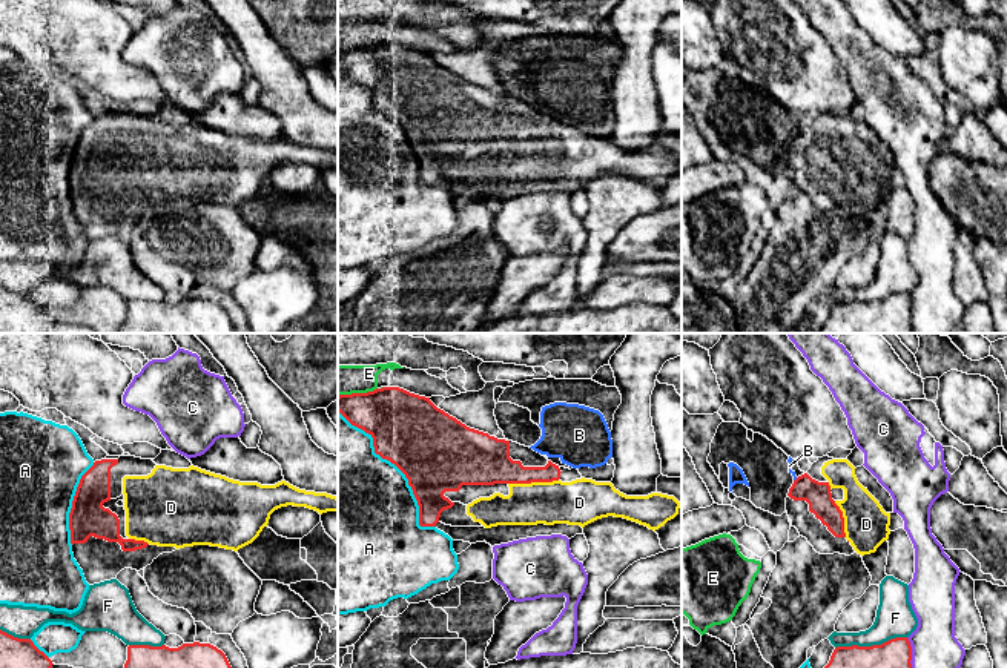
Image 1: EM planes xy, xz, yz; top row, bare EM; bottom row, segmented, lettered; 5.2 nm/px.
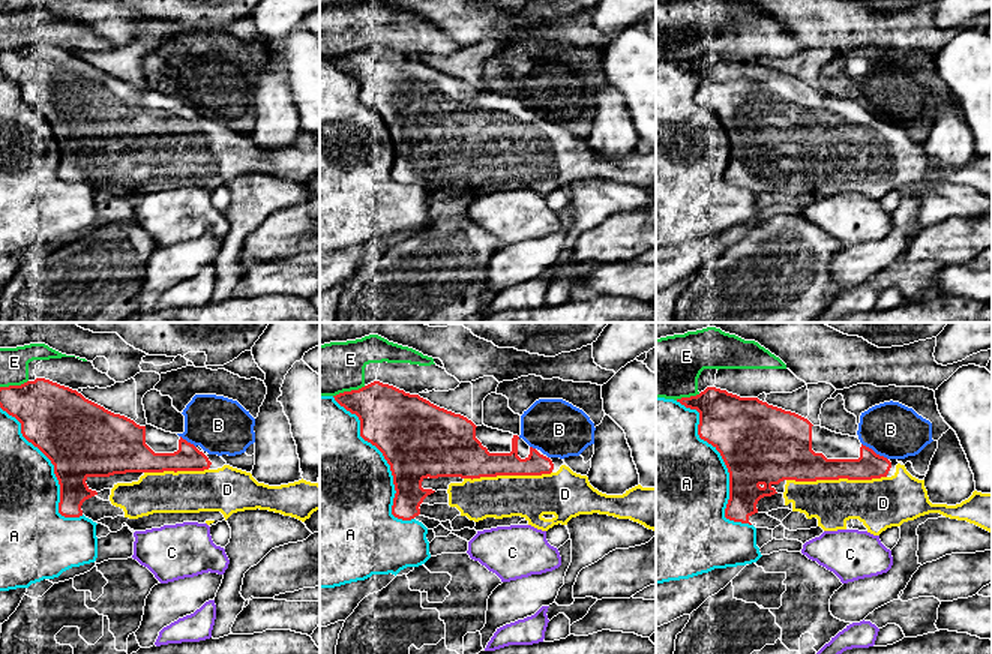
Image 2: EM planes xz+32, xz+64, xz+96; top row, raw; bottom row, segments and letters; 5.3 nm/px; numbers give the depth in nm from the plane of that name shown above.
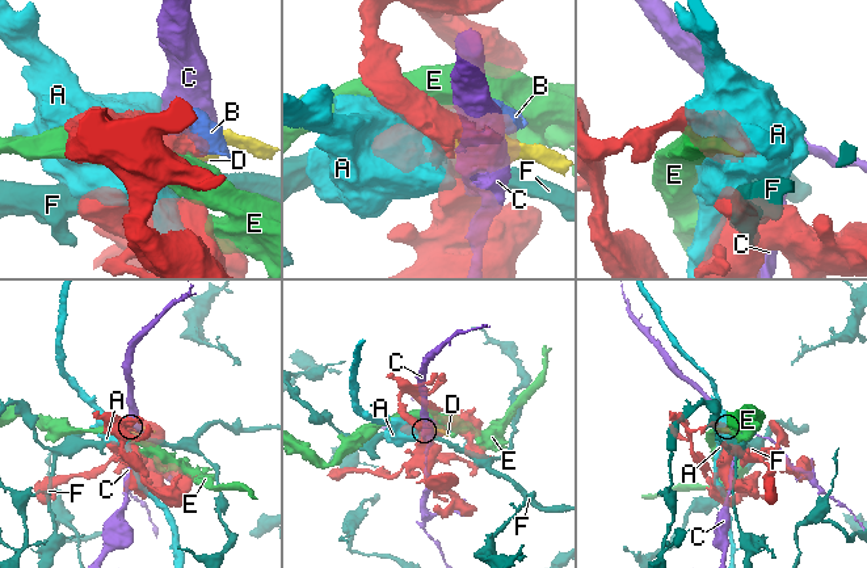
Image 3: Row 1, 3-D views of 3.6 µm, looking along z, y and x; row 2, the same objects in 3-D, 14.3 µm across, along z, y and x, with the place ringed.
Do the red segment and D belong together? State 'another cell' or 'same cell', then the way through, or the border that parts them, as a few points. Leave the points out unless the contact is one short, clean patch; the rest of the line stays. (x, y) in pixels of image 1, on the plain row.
same cell

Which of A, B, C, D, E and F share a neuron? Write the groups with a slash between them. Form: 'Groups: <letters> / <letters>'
Groups: A / B / C / D / E / F

